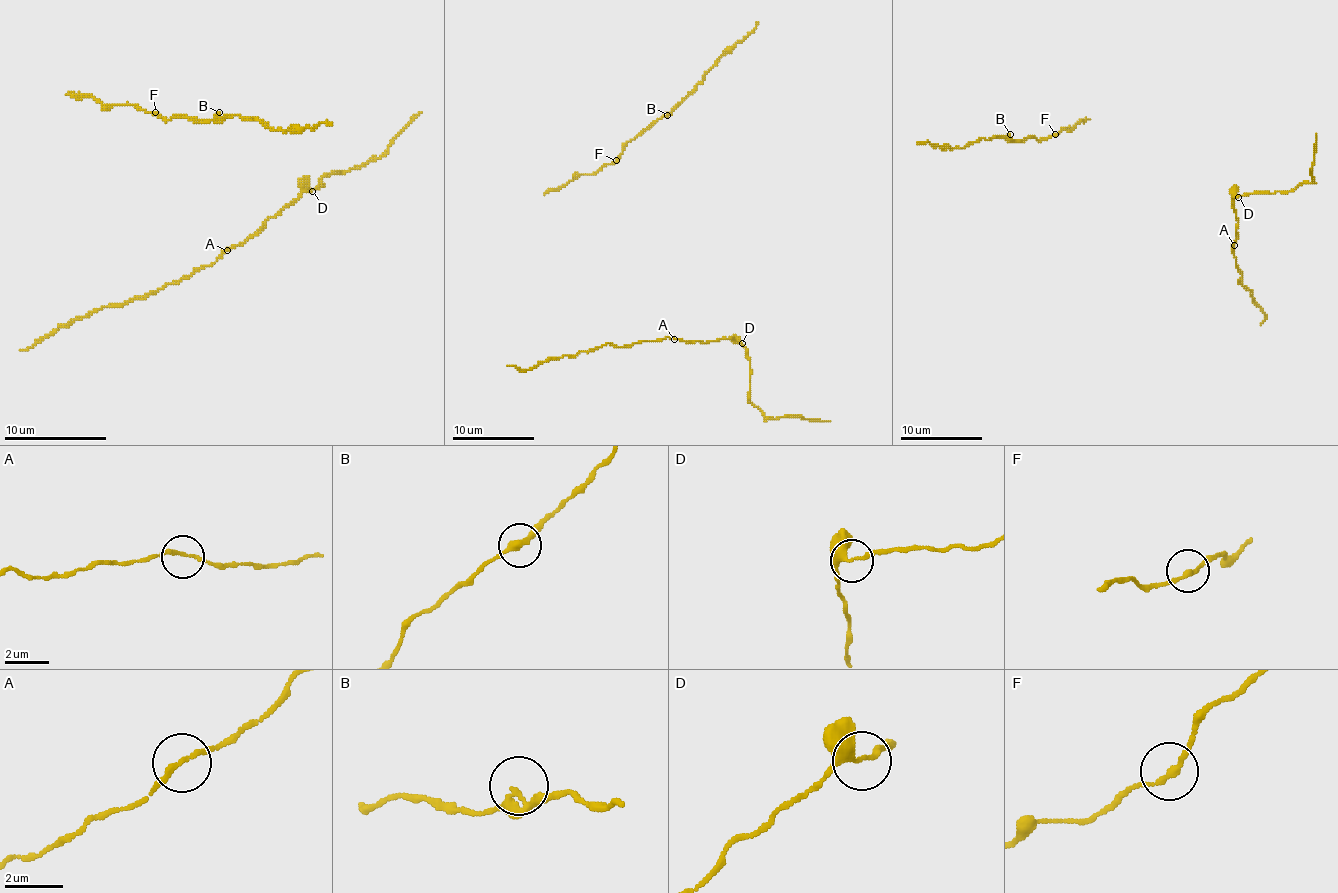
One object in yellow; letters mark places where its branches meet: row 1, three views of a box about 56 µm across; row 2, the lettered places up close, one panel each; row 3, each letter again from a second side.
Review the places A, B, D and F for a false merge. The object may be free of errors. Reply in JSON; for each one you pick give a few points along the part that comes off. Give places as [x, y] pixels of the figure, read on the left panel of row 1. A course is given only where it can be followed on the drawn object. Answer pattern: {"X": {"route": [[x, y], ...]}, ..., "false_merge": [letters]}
{"false_merge": []}

